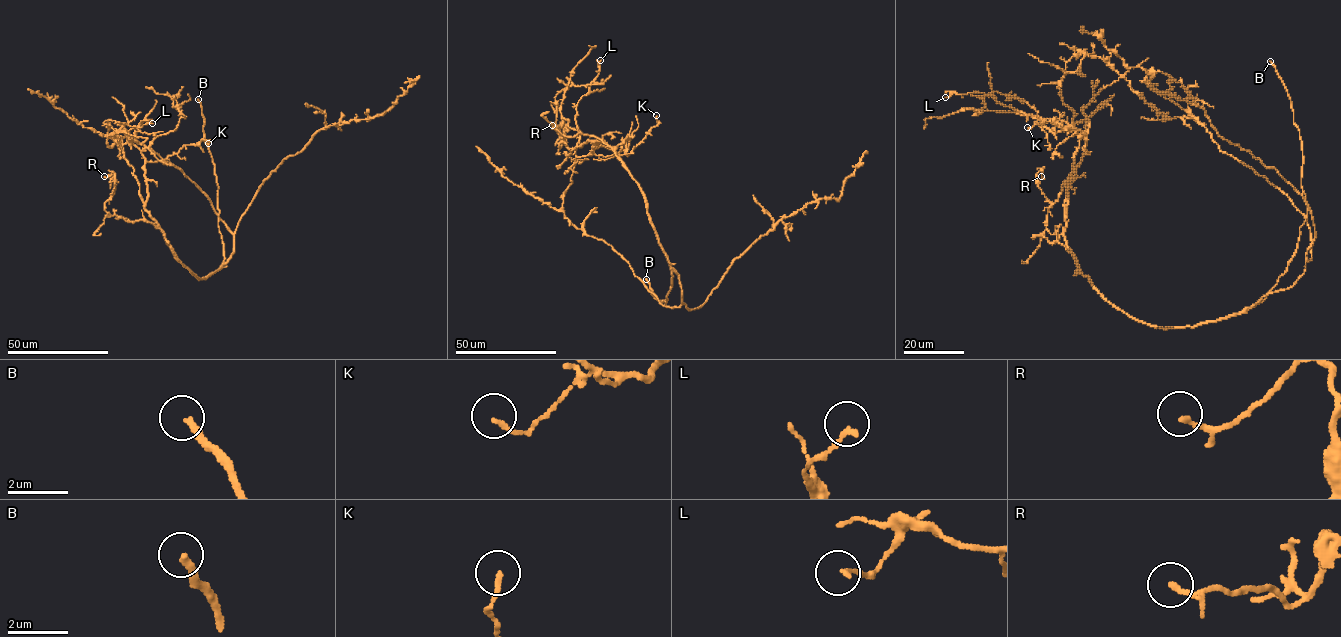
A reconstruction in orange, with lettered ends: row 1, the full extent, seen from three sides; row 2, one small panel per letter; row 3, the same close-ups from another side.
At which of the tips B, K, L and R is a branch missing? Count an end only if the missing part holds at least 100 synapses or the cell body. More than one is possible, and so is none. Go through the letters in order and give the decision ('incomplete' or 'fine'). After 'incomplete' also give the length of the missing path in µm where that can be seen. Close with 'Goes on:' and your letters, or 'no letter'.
B: incomplete; missing 15 µm
K: fine
L: fine
R: fine
Goes on: B

